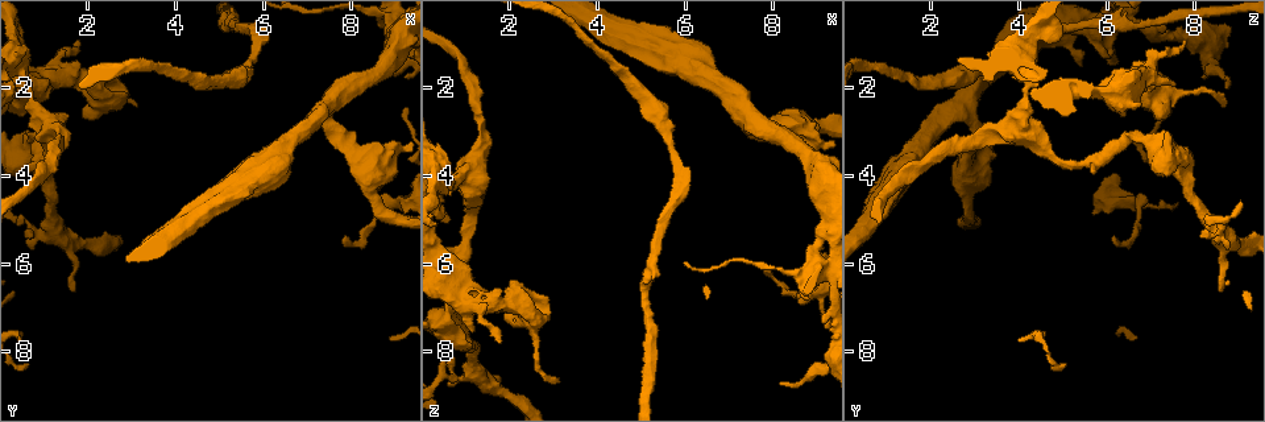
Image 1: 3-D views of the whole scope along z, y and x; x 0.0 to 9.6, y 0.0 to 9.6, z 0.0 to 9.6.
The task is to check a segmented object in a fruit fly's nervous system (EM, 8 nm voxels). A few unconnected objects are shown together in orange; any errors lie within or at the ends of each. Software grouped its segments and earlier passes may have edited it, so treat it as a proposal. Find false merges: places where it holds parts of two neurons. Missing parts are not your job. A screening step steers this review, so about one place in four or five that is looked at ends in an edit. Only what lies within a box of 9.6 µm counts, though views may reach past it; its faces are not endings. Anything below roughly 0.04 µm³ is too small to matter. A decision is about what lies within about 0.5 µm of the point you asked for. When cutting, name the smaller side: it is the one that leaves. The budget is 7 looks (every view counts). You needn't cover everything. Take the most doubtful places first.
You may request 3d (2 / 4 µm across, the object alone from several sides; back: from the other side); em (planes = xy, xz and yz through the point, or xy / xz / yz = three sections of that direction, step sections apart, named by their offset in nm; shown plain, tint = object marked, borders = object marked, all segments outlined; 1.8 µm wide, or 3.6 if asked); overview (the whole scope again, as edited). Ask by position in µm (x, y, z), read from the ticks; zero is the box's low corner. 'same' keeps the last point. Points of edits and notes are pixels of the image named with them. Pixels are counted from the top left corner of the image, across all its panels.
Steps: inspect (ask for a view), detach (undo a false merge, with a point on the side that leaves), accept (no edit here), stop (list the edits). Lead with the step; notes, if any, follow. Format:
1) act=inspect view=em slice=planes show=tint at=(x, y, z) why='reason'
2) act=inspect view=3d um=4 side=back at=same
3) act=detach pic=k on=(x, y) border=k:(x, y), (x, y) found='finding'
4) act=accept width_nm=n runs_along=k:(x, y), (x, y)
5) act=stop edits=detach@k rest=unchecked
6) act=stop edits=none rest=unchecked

act=inspect view=3d um=2 at=(9.05, 0.70, 5.50) why='sharp bend'

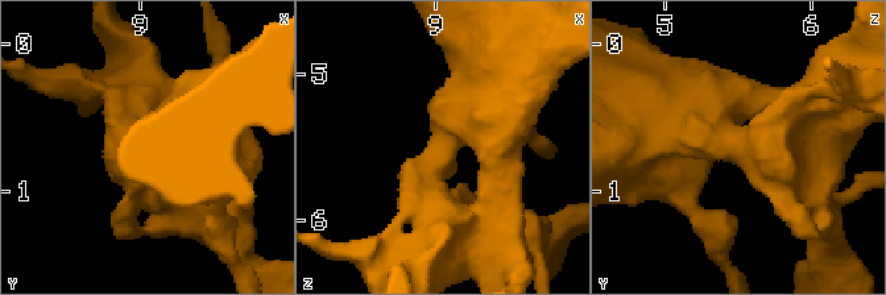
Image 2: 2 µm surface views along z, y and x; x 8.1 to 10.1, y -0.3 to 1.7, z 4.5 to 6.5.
act=inspect view=em slice=planes show=tint at=(9.04, 0.66, 5.48)

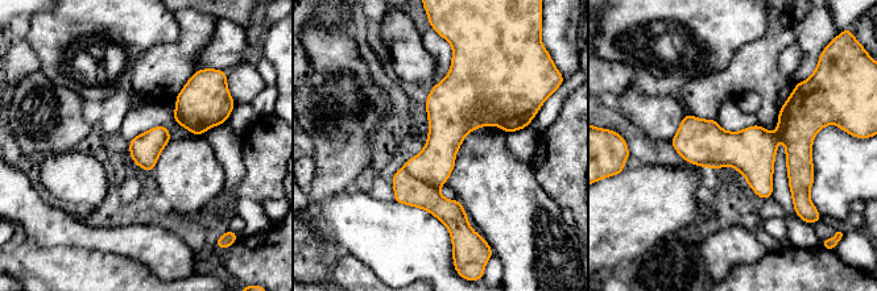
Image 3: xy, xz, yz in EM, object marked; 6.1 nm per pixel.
act=detach pic=3 on=(408, 190) border=3:(402, 167), (437, 187) found='two neurons meet here'

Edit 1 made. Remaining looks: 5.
act=inspect view=em slice=planes show=borders at=(1.25, 5.10, 8.50) why='arms part here'

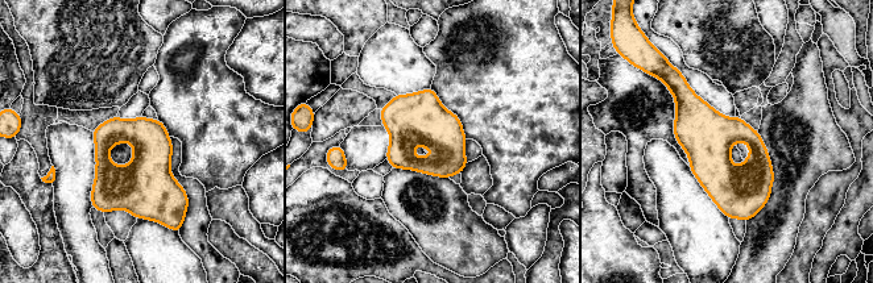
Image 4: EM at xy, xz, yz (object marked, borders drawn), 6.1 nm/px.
act=accept runs_along=4:(678, 80), (747, 216) found='one neuron here'

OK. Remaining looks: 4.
act=inspect view=3d um=2 at=(2.25, 2.70, 7.20) why='closes a loop'

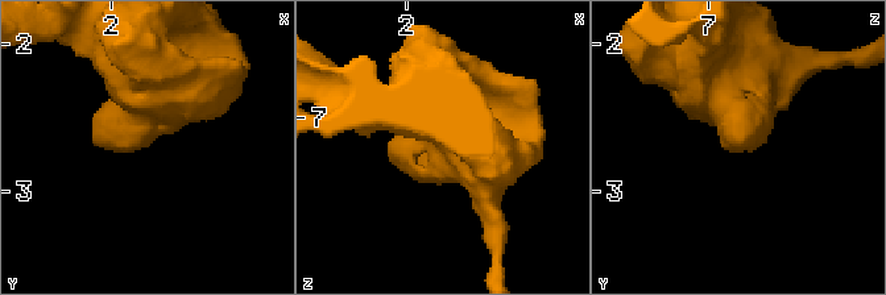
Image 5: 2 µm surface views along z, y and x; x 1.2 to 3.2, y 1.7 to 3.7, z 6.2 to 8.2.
act=inspect view=em um=3.6 slice=planes show=plain at=(2.28, 2.66, 7.24)

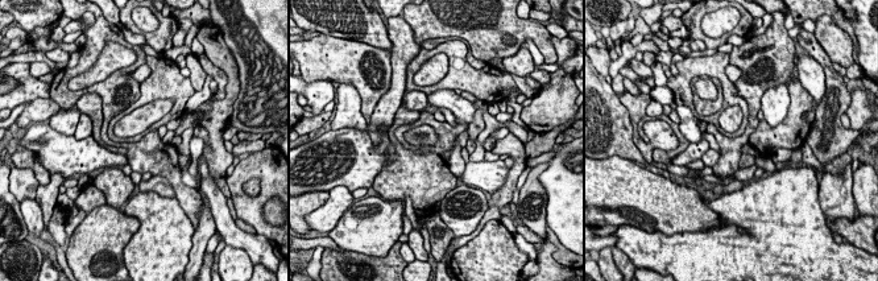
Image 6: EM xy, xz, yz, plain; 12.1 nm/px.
act=inspect view=em um=3.6 slice=planes show=tint at=same

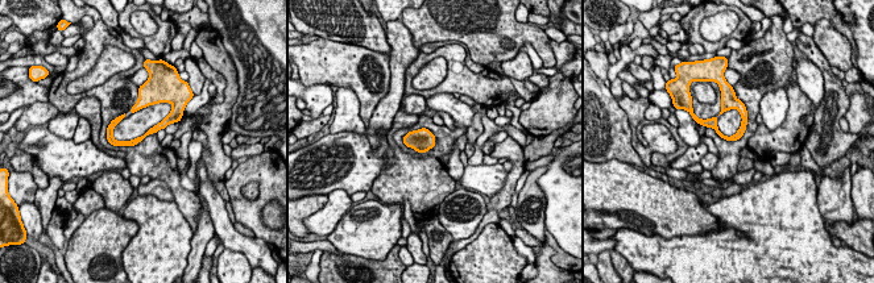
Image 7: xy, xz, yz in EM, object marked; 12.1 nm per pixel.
act=accept runs_along=7:(172, 119), (133, 142), (110, 140) found='continuous, no second neuron'

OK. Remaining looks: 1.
act=stop edits=detach@3 rest=unchecked

